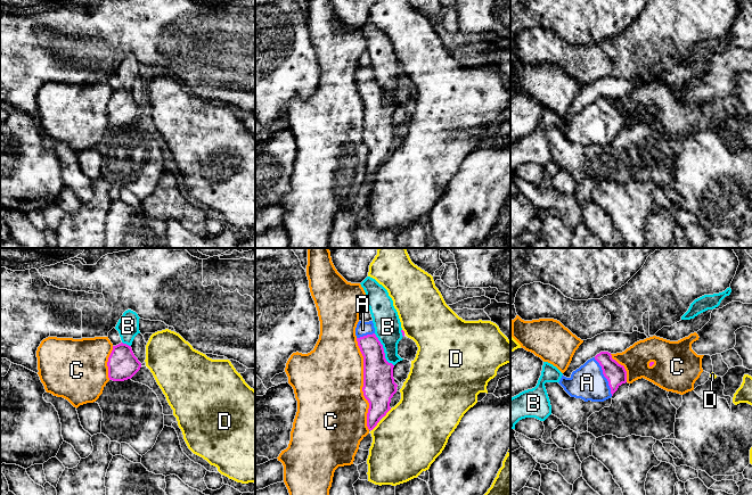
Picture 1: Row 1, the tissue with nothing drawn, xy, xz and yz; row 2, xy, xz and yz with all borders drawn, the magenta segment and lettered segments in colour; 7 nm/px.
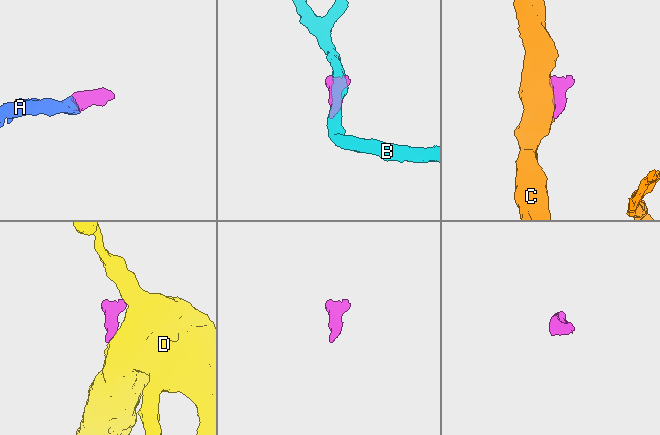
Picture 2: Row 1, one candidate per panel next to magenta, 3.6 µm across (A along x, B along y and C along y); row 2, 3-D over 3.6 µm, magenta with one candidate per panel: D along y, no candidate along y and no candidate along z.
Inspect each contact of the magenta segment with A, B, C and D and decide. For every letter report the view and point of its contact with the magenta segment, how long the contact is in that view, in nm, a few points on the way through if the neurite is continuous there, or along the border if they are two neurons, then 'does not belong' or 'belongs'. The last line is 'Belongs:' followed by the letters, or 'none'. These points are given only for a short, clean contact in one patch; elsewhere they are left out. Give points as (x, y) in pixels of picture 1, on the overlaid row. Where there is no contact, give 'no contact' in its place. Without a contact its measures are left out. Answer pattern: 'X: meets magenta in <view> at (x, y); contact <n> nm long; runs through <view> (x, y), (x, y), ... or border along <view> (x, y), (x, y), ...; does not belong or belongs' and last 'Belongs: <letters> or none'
A: meets magenta in yz at (604, 376); contact 300 nm long; runs through yz (615, 373), (604, 376), (587, 382); belongs
B: meets magenta in xz at (383, 351); contact 280 nm long; does not belong
C: meets magenta in xz at (364, 384); contact 650 nm long; does not belong
D: meets magenta in xz at (376, 425); contact 90 nm long; border along xz (379, 421), (372, 430); does not belong
Belongs: A

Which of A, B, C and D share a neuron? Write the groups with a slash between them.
A / B / C / D

